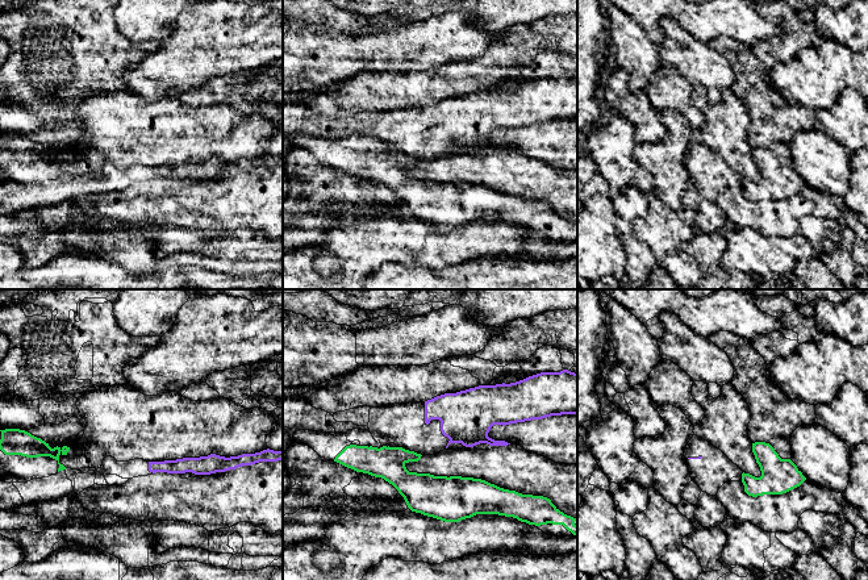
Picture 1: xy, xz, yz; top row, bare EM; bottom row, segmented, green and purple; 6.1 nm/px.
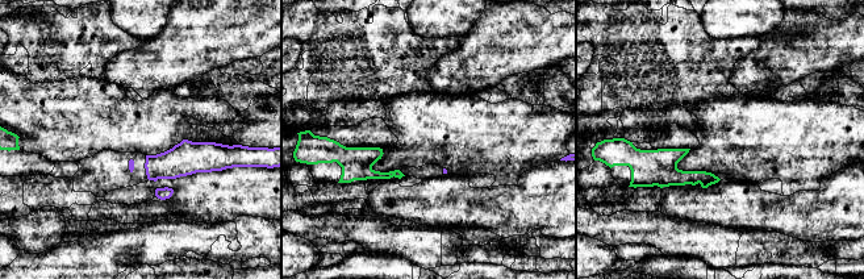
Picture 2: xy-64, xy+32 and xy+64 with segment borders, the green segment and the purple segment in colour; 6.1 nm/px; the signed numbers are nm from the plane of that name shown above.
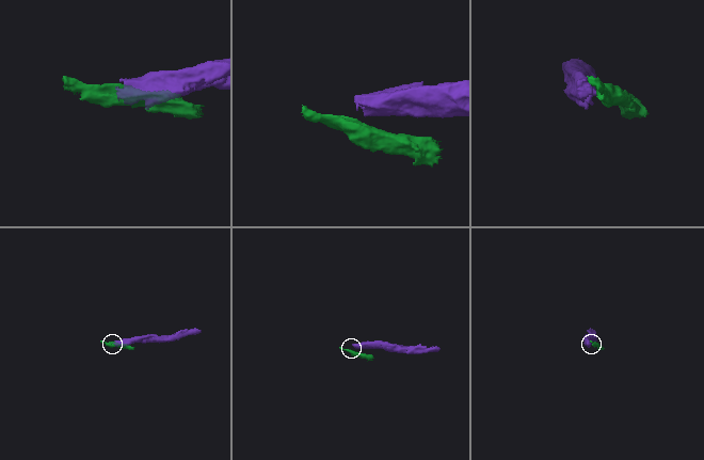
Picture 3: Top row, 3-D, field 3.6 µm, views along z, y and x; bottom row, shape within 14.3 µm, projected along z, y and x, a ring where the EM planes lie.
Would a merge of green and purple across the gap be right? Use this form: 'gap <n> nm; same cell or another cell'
gap 160 nm; another cell

